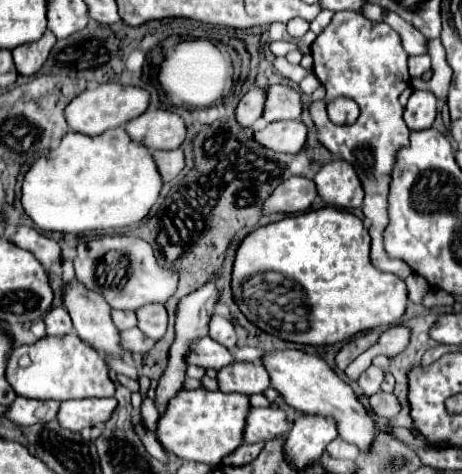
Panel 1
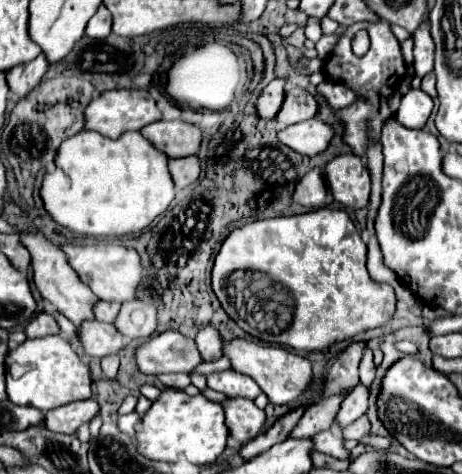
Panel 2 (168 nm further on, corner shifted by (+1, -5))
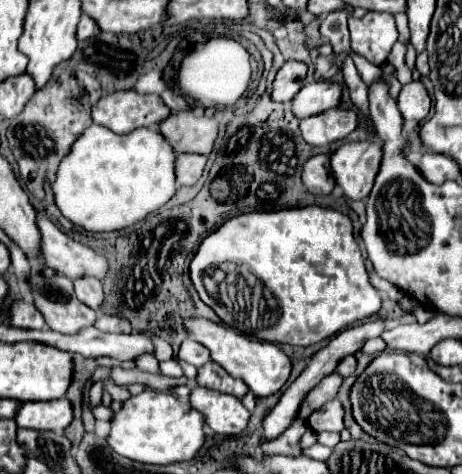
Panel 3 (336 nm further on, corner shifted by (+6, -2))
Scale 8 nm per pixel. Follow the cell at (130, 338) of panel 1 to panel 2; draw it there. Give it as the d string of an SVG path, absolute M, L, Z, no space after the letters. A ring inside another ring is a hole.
M87 320L77 328L77 342L83 346L87 356L103 358L119 354L123 348L123 336L113 324L101 324L99 320Z

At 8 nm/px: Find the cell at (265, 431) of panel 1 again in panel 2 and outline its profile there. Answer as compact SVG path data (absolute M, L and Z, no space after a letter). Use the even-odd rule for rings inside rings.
M225 398L221 402L229 436L239 444L253 440L263 430L265 412L245 398Z

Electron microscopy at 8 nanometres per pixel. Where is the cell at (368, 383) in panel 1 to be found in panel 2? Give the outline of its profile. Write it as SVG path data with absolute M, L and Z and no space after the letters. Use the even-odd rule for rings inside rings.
M357 384L357 386L345 396L345 400L341 402L341 408L339 408L337 416L335 416L335 424L337 424L339 428L345 428L345 426L349 426L353 420L357 420L359 416L363 416L365 410L367 410L367 396L369 396L367 388L361 386L361 384Z

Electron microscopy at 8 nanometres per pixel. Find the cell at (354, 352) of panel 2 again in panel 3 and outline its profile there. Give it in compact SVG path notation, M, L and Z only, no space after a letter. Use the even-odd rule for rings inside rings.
M338 371L326 375L326 377L308 393L308 397L304 399L304 403L302 403L302 407L300 407L300 415L298 415L298 417L306 419L312 411L316 411L318 407L322 407L324 403L336 399L342 381L344 381L344 377L342 377Z

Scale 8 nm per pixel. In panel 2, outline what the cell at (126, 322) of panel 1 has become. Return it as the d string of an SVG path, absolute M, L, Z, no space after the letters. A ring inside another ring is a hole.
M99 300L99 302L93 306L93 314L95 314L97 320L111 324L111 322L115 320L119 308L121 308L121 304L113 304L113 302L107 302L107 300Z

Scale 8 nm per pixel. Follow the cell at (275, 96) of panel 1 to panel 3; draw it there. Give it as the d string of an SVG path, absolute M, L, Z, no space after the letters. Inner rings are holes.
M318 81L304 85L298 95L290 101L292 113L298 119L322 113L330 107L338 107L340 101L340 85L330 83L330 81Z

